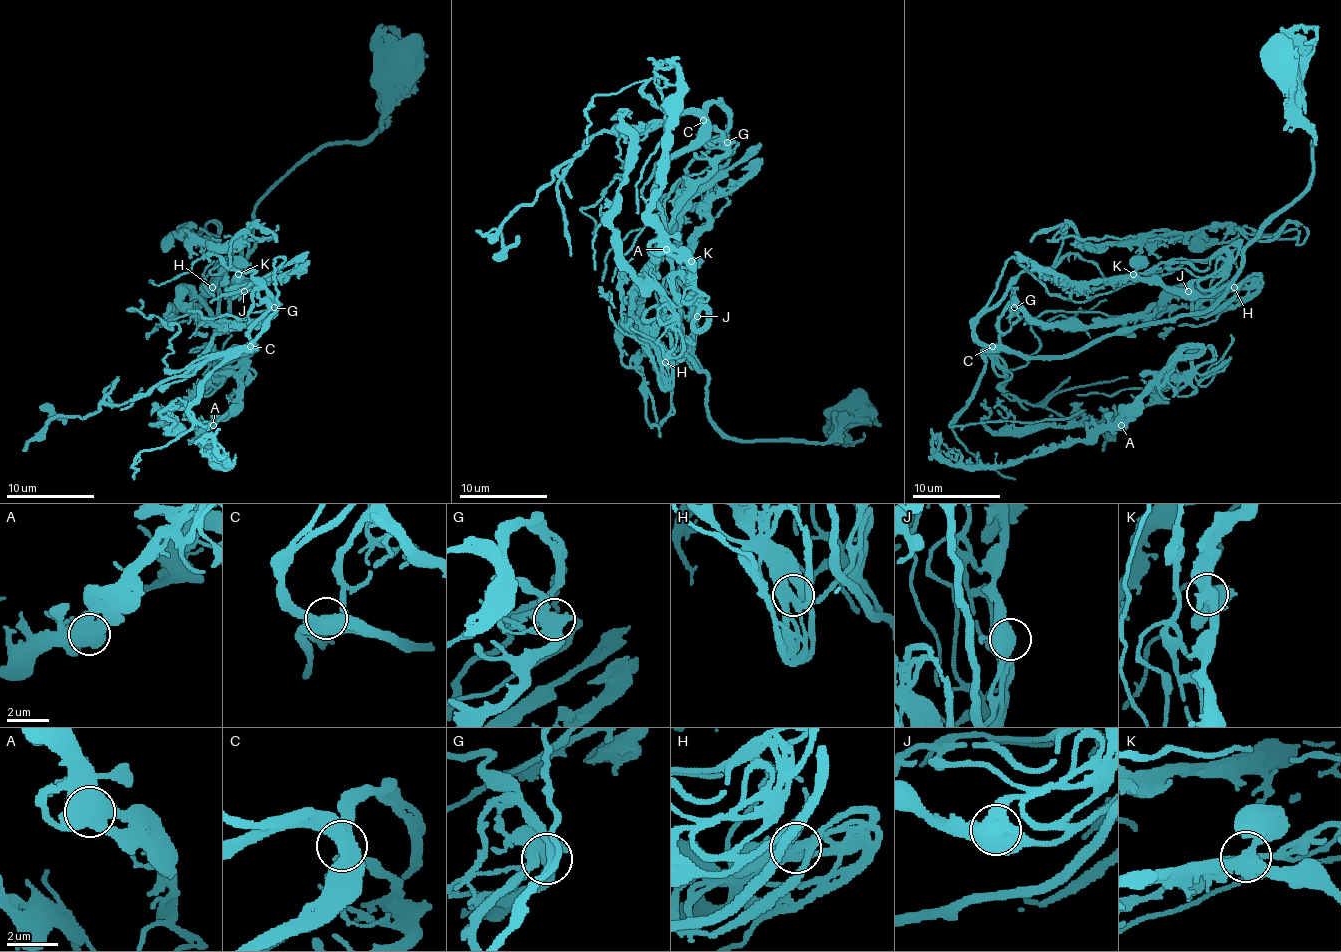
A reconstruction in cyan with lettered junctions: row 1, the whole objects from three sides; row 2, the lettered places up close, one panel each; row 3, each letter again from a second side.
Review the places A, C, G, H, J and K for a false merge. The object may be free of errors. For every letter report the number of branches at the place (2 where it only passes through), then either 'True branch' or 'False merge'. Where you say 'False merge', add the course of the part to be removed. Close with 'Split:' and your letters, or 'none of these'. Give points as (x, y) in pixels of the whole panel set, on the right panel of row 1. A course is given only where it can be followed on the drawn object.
A: Branches: 4. True branch
C: Branches: 4. True branch
G: Branches: 4. True branch
H: Branches: 4. True branch
J: Branches: 4. True branch
K: Branches: 4. True branch
Split: none of these

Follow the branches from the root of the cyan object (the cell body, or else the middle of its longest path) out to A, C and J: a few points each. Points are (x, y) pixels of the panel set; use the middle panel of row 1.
A: (853, 414), (712, 421), (654, 202), (703, 120), (652, 78), (612, 230), (672, 301), (665, 248)
C: (853, 414), (825, 443), (732, 441), (712, 421), (654, 202), (656, 173), (703, 120)
J: (853, 414), (825, 443), (732, 441), (712, 421), (707, 410), (707, 374), (694, 354), (696, 317)

